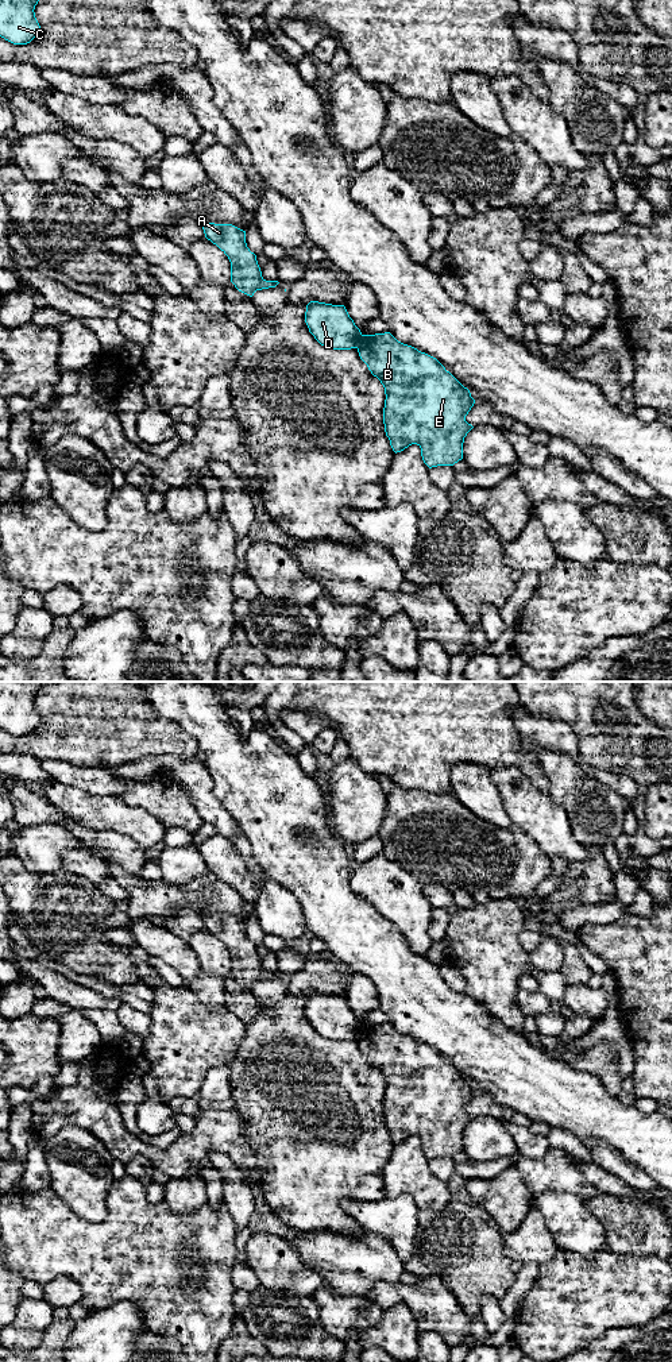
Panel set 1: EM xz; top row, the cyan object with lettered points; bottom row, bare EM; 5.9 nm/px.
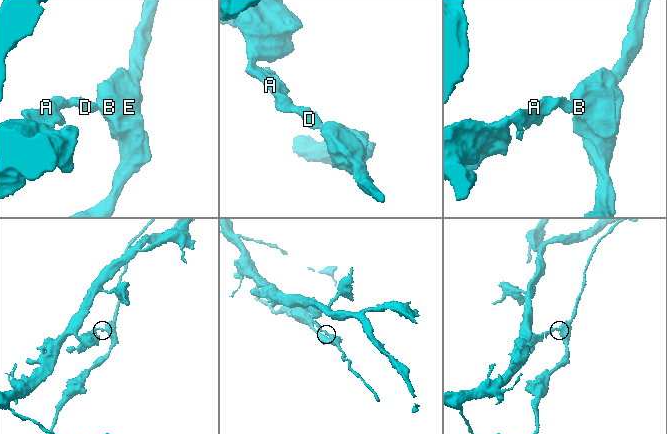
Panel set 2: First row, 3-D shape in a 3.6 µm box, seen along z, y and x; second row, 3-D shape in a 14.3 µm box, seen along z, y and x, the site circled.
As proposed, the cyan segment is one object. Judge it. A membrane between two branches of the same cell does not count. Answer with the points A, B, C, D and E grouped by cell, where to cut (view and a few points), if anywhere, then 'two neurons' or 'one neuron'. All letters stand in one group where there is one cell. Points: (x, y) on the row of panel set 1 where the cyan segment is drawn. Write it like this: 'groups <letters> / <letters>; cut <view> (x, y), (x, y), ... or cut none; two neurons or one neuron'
groups A C D / B E; cut xz (362, 335), (355, 347); two neurons

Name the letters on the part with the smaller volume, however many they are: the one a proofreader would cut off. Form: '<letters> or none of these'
B, E

